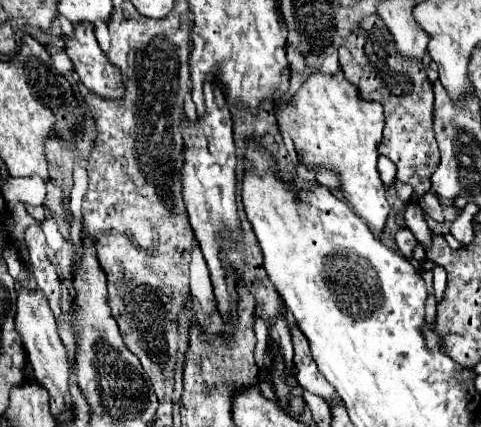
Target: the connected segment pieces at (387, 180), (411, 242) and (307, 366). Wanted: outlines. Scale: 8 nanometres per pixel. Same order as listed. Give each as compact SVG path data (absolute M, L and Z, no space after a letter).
M384 155L378 157L378 171L380 171L380 177L382 177L384 185L392 185L394 183L394 179L396 179L396 165L388 157L384 157Z
M400 229L400 231L396 233L396 247L400 249L400 253L402 253L406 259L412 257L414 245L416 245L416 237L412 235L410 229Z
M296 325L290 327L290 333L292 333L292 343L294 343L294 365L298 369L298 383L306 391L324 397L332 405L334 405L334 401L340 403L340 397L336 395L336 389L318 371L318 365L310 355L308 339L304 337L304 333Z

